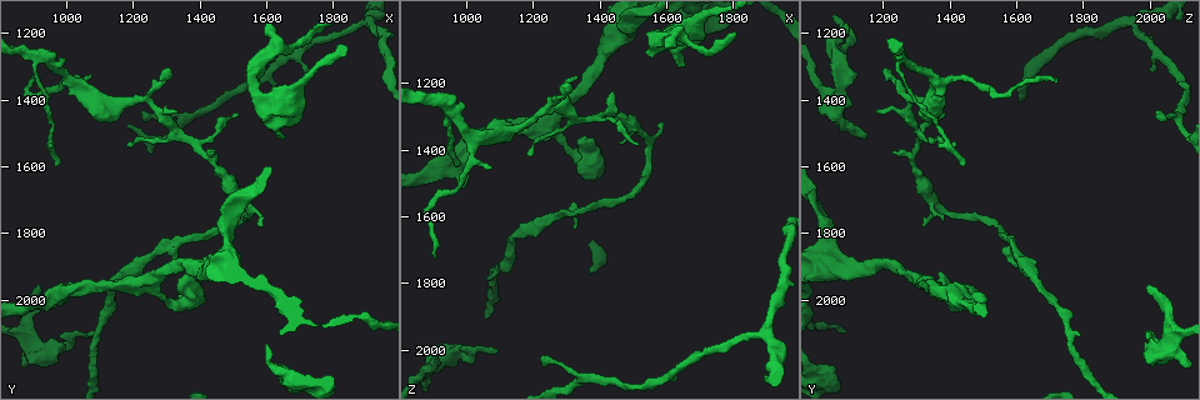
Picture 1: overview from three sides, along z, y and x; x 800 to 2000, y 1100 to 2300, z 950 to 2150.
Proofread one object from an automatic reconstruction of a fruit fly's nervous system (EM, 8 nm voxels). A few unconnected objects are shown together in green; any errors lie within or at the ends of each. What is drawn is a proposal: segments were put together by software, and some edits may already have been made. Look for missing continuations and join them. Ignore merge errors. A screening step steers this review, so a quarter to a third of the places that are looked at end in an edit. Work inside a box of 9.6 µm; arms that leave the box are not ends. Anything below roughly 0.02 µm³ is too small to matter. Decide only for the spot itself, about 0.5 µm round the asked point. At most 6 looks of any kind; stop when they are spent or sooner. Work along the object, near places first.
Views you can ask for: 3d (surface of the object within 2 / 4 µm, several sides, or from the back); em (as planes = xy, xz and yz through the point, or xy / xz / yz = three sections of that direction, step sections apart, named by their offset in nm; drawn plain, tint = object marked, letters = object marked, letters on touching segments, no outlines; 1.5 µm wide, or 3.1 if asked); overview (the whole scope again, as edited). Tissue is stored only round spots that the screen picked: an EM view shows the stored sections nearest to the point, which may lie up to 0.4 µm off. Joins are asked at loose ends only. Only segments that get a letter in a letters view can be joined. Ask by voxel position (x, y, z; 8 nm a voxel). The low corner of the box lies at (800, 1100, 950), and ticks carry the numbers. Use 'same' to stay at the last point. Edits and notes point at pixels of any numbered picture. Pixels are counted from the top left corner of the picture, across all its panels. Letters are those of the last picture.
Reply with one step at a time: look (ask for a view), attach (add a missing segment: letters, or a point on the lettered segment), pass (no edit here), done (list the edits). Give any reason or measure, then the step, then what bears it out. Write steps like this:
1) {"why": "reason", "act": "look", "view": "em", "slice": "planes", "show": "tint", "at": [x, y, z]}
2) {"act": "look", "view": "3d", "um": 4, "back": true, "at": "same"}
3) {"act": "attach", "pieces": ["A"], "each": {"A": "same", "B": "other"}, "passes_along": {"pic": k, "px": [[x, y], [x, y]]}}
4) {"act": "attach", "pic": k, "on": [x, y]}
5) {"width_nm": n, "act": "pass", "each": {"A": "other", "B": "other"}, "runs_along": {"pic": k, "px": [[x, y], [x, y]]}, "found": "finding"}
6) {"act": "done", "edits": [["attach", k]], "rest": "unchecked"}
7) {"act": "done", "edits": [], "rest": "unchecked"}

{"why": "branch stops here", "act": "look", "view": "3d", "um": 4, "at": [1310, 1310, 1200]}

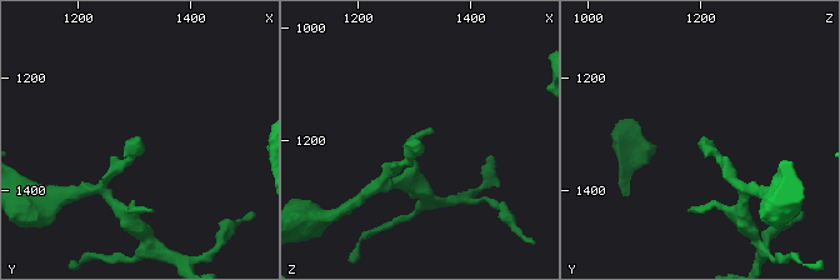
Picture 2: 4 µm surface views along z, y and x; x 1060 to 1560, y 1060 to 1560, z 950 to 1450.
{"why": "need the tissue", "act": "look", "view": "em", "slice": "yz", "step": 4, "show": "tint", "at": [1310, 1305, 1205]}

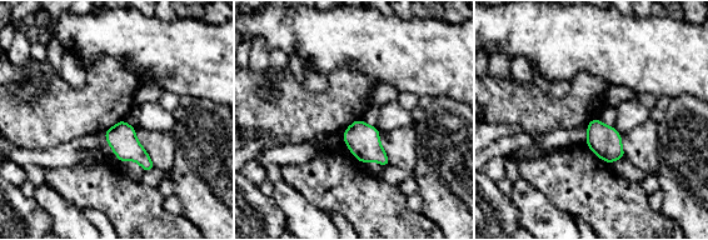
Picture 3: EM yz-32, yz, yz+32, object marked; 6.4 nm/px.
{"why": "another direction", "act": "look", "view": "em", "slice": "planes", "show": "letters", "at": "same"}

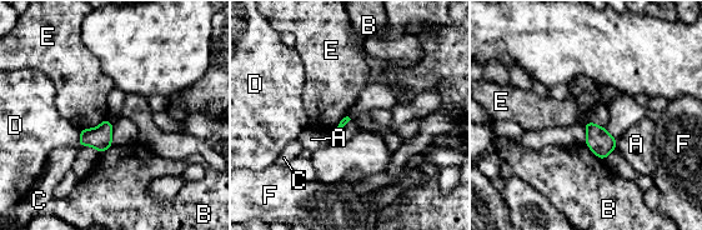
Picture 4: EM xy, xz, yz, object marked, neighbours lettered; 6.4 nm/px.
{"act": "pass", "each": {"A": "other", "B": "other", "C": "other", "D": "other", "E": "other", "F": "other"}, "border": {"pic": 4, "px": [[108, 118], [96, 126], [80, 130]]}, "found": "no lettered segment goes on from it"}

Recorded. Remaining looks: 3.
{"why": "an open end", "act": "look", "view": "em", "slice": "planes", "show": "letters", "at": [1380, 1910, 1370]}

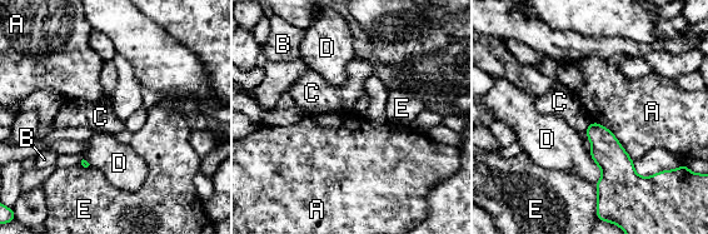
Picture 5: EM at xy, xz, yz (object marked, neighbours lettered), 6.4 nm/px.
{"longest_contact_nm": ["A", 380], "act": "pass", "each": {"A": "other", "B": "other", "C": "other", "D": "other", "E": "other"}, "border": {"pic": 5, "px": [[592, 120], [604, 125], [633, 160]]}, "found": "no lettered segment goes on from it"}

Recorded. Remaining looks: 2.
{"why": "an open end", "act": "look", "view": "3d", "um": 2, "at": [920, 1950, 2000]}

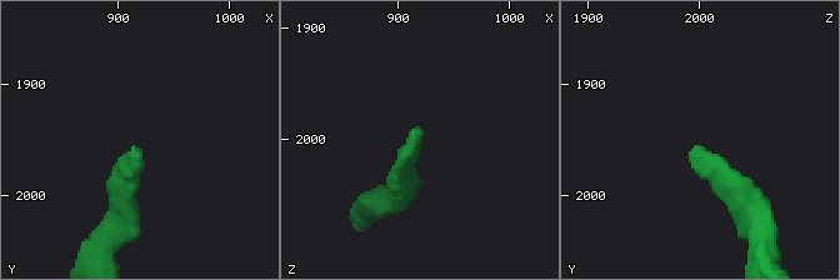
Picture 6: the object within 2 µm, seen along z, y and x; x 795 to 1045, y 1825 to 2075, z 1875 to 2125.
{"act": "look", "view": "em", "slice": "xz", "step": 4, "show": "letters", "at": [916, 1956, 1998]}

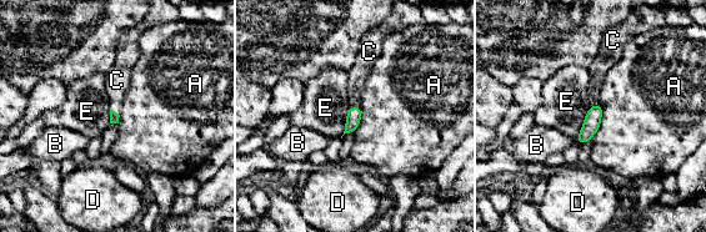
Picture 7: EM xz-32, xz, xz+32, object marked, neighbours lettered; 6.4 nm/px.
{"act": "attach", "pieces": ["C"], "each": {"A": "other", "B": "other", "C": "same", "D": "other", "E": "other"}, "passes_along": {"pic": 7, "px": [[354, 115], [355, 107], [356, 76]]}, "found": "the neuron continues"}

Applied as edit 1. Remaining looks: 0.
{"act": "done", "edits": [["attach", 7]], "rest": "unchecked"}

